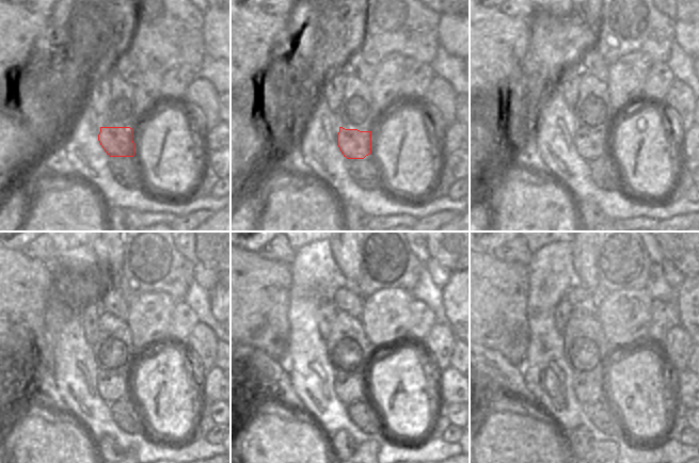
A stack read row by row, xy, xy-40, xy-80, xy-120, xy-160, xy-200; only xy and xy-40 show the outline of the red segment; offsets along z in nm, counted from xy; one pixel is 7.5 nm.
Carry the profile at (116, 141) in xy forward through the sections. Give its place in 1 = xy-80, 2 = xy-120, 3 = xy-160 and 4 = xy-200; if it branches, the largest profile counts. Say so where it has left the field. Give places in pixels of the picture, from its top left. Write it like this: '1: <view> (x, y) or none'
1: xy-80 (590, 146)
2: xy-120 (111, 387)
3: xy-160 (350, 387)
4: xy-200 (588, 386)

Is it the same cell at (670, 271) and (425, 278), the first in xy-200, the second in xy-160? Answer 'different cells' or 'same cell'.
different cells

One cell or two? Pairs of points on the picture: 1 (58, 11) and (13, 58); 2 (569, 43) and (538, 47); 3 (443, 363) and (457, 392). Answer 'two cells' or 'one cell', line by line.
1: two cells
2: one cell
3: two cells

